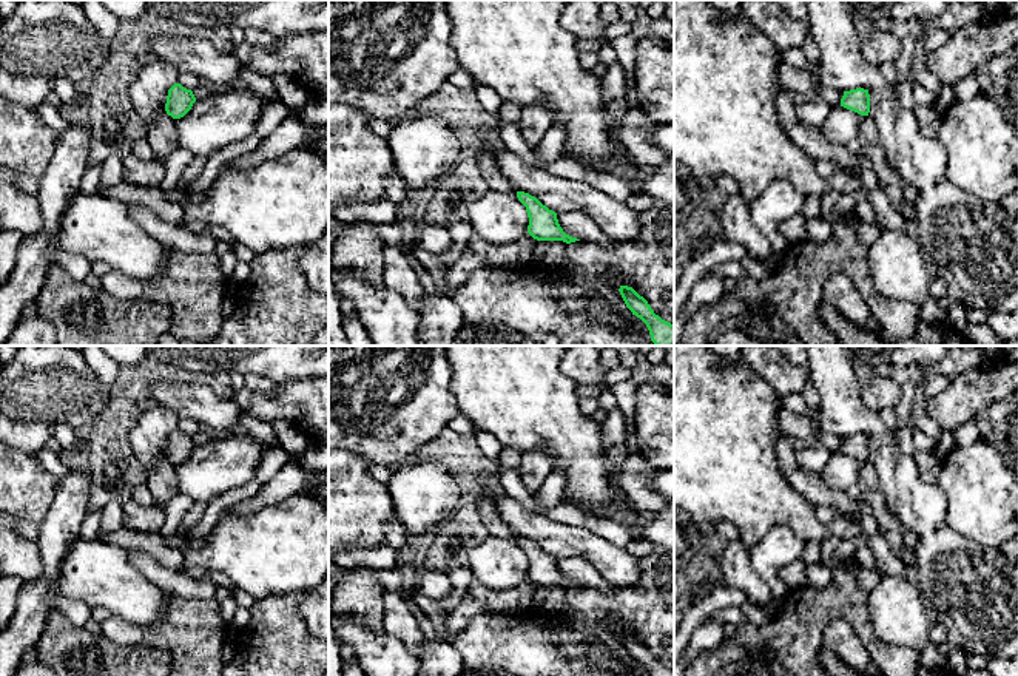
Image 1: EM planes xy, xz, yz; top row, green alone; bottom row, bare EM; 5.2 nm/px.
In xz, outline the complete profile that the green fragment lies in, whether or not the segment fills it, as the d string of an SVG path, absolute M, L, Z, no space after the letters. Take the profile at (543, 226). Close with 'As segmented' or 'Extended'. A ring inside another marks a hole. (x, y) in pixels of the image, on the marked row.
M517 191L518 201L526 207L529 225L528 233L537 241L563 241L566 244L580 241L563 232L557 213L543 205L537 198Z. As segmented

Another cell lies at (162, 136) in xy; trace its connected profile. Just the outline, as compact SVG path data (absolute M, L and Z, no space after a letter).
M168 114L157 117L148 128L145 139L153 148L154 157L163 164L179 148L174 119Z

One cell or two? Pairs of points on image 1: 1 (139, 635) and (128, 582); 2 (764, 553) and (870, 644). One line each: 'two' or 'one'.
1: two
2: two

